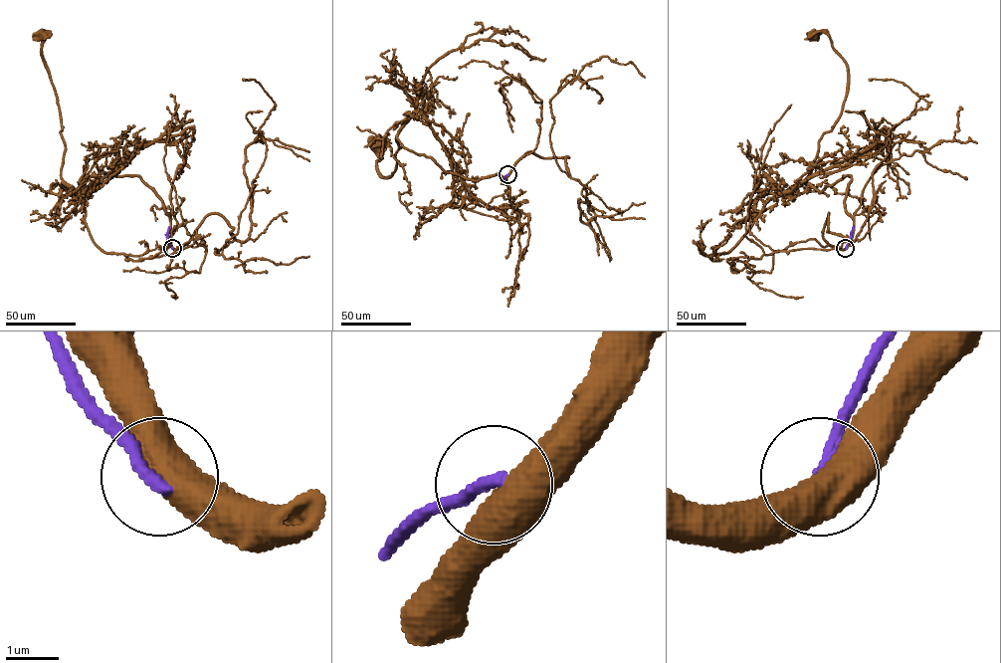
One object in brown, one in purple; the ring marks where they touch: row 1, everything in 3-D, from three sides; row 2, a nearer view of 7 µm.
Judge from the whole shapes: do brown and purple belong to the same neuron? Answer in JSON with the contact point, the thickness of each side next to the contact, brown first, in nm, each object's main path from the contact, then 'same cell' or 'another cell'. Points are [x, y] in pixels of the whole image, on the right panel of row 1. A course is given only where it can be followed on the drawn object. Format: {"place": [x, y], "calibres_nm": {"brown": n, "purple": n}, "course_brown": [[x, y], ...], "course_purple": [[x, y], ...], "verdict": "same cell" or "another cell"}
{"place": [845, 248], "calibres_nm": {"brown": 550, "purple": 260}, "course_brown": [[845, 248], [850, 176], [821, 191], [805, 179], [841, 111], [848, 67], [826, 33], [812, 35]], "course_purple": [[845, 248], [854, 226]], "verdict": "another cell"}

